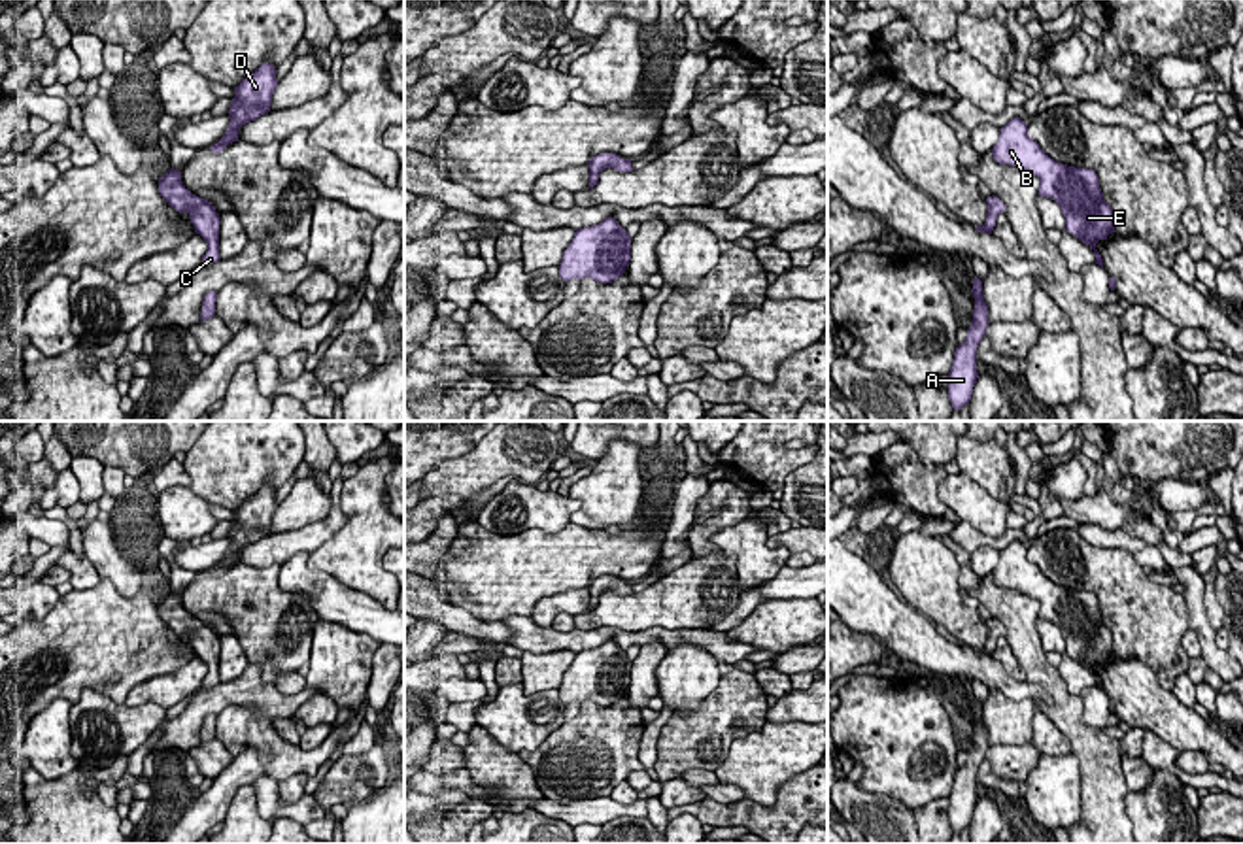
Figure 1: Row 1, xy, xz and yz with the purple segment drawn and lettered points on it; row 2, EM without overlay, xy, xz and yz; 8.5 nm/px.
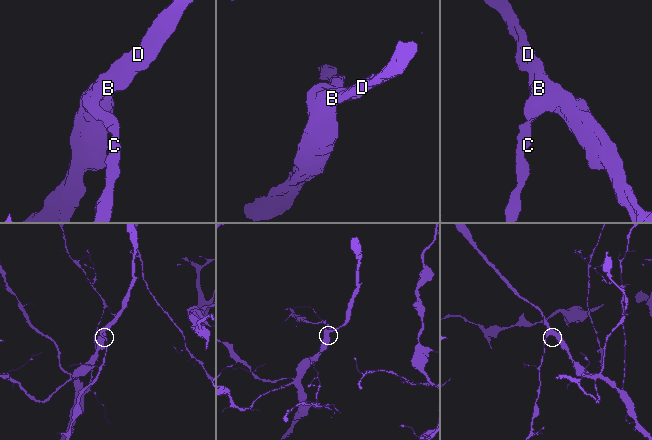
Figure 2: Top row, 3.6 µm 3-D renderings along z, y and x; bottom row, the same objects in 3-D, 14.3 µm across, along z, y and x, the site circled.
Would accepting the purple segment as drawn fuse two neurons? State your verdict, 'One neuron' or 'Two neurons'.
One neuron

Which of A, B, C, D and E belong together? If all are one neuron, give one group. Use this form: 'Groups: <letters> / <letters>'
Groups: A B C D E

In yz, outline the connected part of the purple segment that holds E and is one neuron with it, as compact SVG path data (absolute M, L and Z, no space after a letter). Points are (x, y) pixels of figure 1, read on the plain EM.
M1020 540L1011 542L999 553L999 563L992 572L994 583L1037 599L1041 604L1037 617L1058 625L1065 640L1065 653L1090 668L1096 687L1103 691L1096 667L1116 653L1113 650L1113 631L1103 623L1098 597L1050 582L1028 559L1028 548Z

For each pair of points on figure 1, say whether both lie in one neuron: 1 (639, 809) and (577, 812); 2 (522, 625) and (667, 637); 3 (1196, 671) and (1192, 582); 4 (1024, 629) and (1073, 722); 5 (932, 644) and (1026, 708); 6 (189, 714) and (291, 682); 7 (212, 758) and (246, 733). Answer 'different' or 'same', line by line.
1: same
2: same
3: different
4: same
5: different
6: different
7: different

